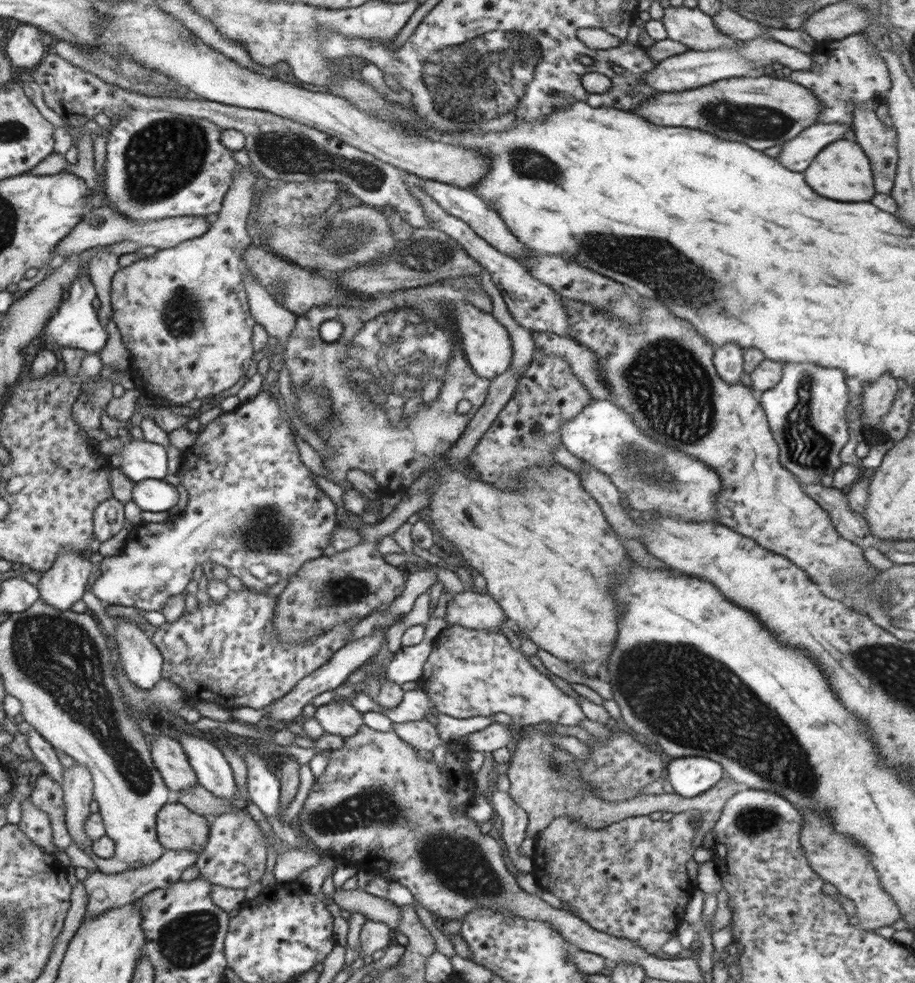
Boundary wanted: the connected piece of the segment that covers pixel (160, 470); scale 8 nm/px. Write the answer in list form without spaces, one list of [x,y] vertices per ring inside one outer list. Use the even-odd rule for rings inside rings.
[[[132,436],[122,441],[123,445],[110,455],[112,467],[120,469],[134,482],[147,478],[169,479],[167,449],[163,445]]]

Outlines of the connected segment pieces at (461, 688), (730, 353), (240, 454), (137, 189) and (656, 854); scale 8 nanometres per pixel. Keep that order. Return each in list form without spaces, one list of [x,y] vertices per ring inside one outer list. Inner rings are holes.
[[[458,624],[445,628],[433,644],[419,685],[429,696],[432,706],[439,713],[452,718],[492,717],[493,714],[502,713],[513,719],[512,727],[542,727],[550,724],[577,727],[584,719],[580,703],[558,689],[549,677],[530,665],[528,657],[520,650],[512,648],[500,631],[472,630]]]
[[[726,343],[714,349],[713,366],[718,376],[728,384],[746,381],[743,348],[734,343]]]
[[[260,391],[254,398],[242,402],[233,411],[217,411],[211,417],[205,418],[206,428],[198,433],[195,444],[184,451],[183,464],[172,479],[175,483],[182,484],[188,492],[186,509],[160,523],[141,522],[141,526],[134,528],[132,533],[126,538],[119,555],[103,559],[101,562],[101,576],[93,584],[92,591],[105,605],[135,606],[140,608],[140,610],[146,610],[146,612],[161,611],[172,596],[178,596],[178,594],[182,594],[186,590],[186,586],[192,580],[192,572],[196,570],[196,566],[202,566],[204,562],[225,566],[229,570],[229,574],[234,574],[234,576],[238,576],[242,580],[243,586],[255,592],[265,592],[268,588],[280,582],[280,580],[284,580],[284,578],[294,574],[306,561],[311,561],[324,555],[323,549],[328,548],[332,544],[332,532],[338,527],[336,504],[334,504],[329,493],[319,487],[313,477],[313,472],[301,461],[298,447],[295,445],[294,437],[286,421],[286,412],[282,412],[282,406],[276,399],[280,397],[280,394],[273,396],[273,394],[270,395],[266,391]]]
[[[133,108],[130,114],[120,116],[120,121],[112,125],[106,130],[107,137],[107,155],[103,169],[104,193],[106,194],[105,204],[114,207],[120,214],[126,215],[132,220],[157,221],[162,219],[170,219],[177,216],[204,216],[209,214],[218,214],[222,210],[223,200],[226,198],[227,192],[231,188],[232,176],[234,170],[239,164],[232,157],[233,151],[222,143],[222,132],[224,128],[217,124],[206,120],[205,118],[196,118],[195,116],[186,116],[179,112],[172,112],[167,108],[157,108],[156,110],[142,110],[141,108]]]
[[[691,811],[674,813],[672,819],[666,821],[652,820],[649,815],[635,816],[597,829],[583,827],[571,815],[555,818],[535,840],[531,873],[537,884],[569,903],[578,917],[596,930],[631,940],[652,954],[660,951],[668,940],[674,938],[677,925],[696,890],[696,883],[688,876],[688,871],[703,832],[701,814]],[[689,820],[695,820],[696,825],[689,825]]]

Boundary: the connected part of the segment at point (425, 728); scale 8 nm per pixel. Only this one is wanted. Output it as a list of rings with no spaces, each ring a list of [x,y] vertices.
[[[426,719],[402,724],[394,723],[392,731],[416,751],[432,752],[441,743],[438,730]]]

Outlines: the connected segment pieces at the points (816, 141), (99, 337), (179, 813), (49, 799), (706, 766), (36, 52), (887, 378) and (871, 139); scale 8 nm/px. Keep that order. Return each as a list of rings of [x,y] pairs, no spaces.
[[[814,123],[798,136],[785,142],[782,152],[776,158],[782,166],[792,172],[804,172],[814,157],[831,142],[842,139],[849,128],[842,123]]]
[[[124,241],[122,243],[115,243],[106,247],[88,249],[88,251],[81,252],[79,255],[81,269],[78,271],[78,277],[73,280],[68,290],[68,301],[64,301],[59,306],[58,310],[51,316],[47,325],[43,328],[41,337],[43,348],[56,349],[60,346],[68,346],[70,348],[87,350],[89,353],[99,353],[102,350],[106,344],[108,333],[106,333],[105,321],[102,319],[101,314],[96,313],[92,306],[92,301],[97,297],[97,294],[88,274],[89,261],[92,259],[92,256],[94,258],[100,256],[100,251],[110,251],[110,254],[120,257],[122,255],[132,254],[132,252],[136,252],[140,248],[143,248],[142,245]]]
[[[168,802],[158,813],[158,839],[166,850],[197,852],[200,854],[210,841],[210,829],[205,816],[192,812],[187,805]]]
[[[42,772],[37,778],[30,799],[33,805],[43,809],[50,816],[56,847],[66,850],[70,844],[73,844],[73,840],[65,825],[66,806],[63,791],[61,785]]]
[[[678,758],[667,762],[666,779],[674,792],[686,798],[698,796],[723,779],[722,765],[709,758]]]
[[[28,23],[18,25],[6,46],[6,55],[18,70],[34,70],[46,56],[42,43],[42,32]]]
[[[888,372],[864,386],[862,406],[870,426],[877,427],[879,420],[888,414],[898,387],[898,382]]]
[[[860,103],[853,110],[855,141],[867,154],[878,194],[890,196],[897,173],[897,131],[876,116],[874,106]]]

